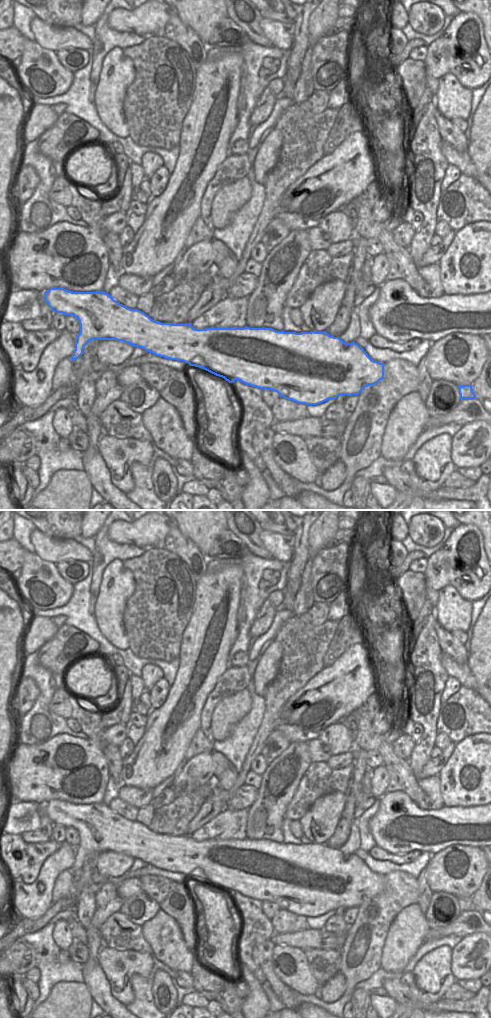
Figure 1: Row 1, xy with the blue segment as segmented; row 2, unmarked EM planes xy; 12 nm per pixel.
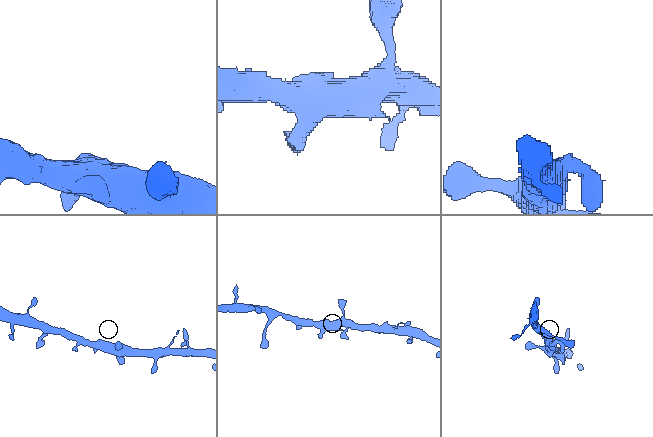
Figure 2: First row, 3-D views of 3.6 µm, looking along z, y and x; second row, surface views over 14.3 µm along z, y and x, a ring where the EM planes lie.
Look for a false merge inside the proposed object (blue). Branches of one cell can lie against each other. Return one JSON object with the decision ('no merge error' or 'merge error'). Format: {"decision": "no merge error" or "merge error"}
{"decision": "no merge error"}

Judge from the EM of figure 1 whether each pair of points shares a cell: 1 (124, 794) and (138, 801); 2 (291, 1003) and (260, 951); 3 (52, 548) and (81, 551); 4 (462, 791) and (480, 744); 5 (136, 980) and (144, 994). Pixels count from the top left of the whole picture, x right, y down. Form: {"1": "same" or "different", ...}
{"1": "same", "2": "same", "3": "same", "4": "same", "5": "same"}

